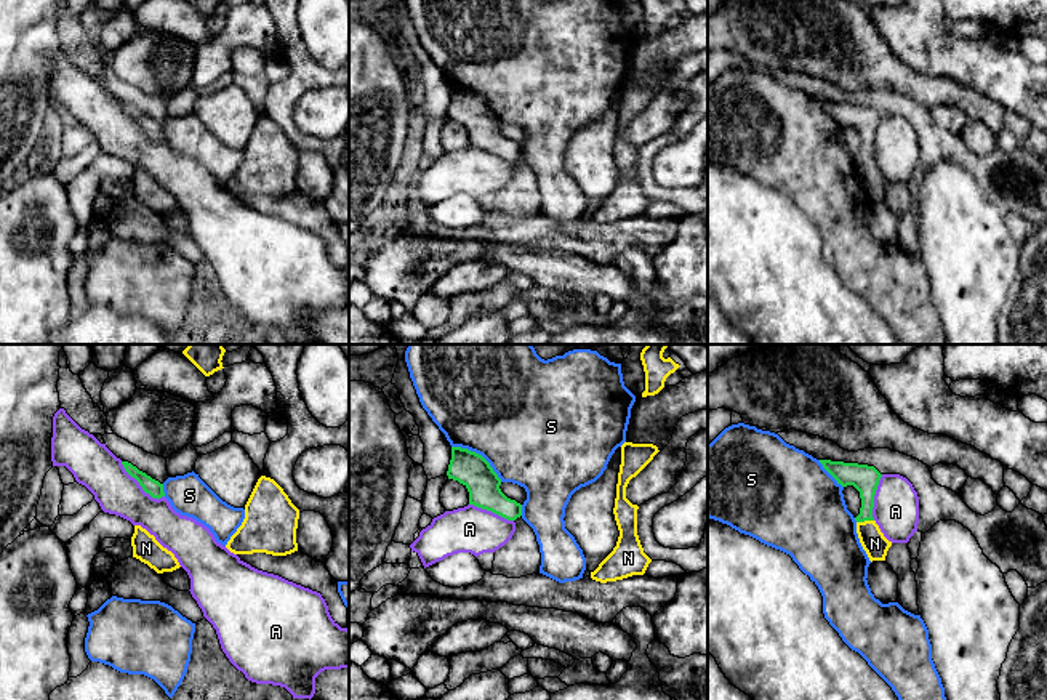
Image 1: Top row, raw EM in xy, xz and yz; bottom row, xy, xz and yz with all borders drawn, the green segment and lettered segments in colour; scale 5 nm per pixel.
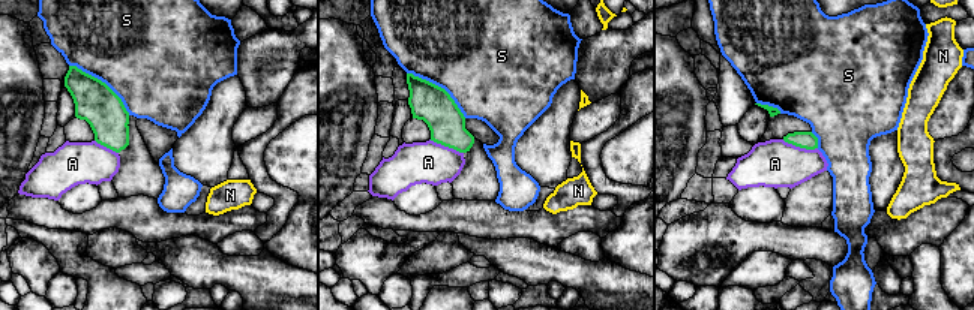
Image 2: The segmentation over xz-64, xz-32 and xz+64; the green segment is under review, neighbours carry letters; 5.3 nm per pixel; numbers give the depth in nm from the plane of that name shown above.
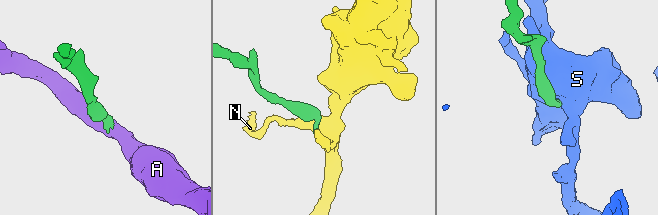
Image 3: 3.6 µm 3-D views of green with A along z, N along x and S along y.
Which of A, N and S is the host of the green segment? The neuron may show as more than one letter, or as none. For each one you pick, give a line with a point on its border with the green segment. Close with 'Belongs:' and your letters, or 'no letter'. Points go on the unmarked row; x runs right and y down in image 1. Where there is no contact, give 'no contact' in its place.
N: contact yz (865, 160)
Belongs: N

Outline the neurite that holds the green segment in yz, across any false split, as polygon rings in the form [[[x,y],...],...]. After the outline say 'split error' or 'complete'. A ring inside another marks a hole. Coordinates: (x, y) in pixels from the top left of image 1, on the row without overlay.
[[[820,101],[823,109],[840,125],[842,128],[853,127],[860,133],[861,149],[856,162],[856,175],[863,191],[869,202],[885,202],[887,192],[892,187],[879,167],[872,159],[874,136],[882,115],[868,106],[844,104]]] | split error

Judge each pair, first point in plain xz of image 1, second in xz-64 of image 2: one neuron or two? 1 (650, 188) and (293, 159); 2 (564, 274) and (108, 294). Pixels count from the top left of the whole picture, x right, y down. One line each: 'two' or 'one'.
1: two
2: two

